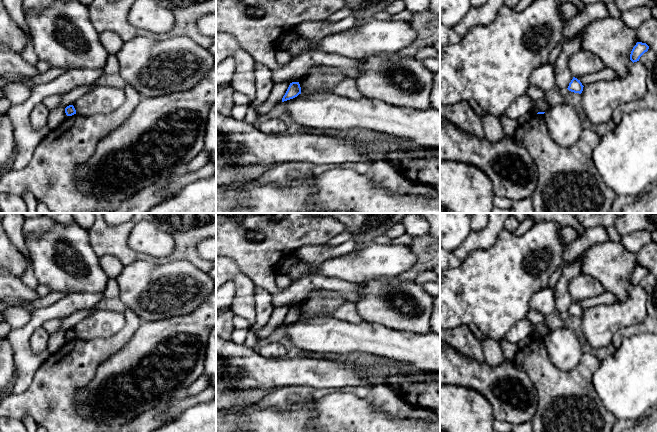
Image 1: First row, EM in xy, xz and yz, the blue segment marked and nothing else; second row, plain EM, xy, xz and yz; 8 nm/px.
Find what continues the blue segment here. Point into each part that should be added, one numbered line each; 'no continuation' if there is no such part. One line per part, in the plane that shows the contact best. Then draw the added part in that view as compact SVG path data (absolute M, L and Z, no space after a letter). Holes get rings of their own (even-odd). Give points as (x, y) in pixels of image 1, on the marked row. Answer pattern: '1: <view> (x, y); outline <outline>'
no continuation

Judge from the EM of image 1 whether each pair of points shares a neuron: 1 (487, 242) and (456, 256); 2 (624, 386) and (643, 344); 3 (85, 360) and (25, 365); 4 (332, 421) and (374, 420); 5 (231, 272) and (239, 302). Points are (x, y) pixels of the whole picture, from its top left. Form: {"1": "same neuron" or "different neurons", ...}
{"1": "same neuron", "2": "same neuron", "3": "different neurons", "4": "same neuron", "5": "same neuron"}

